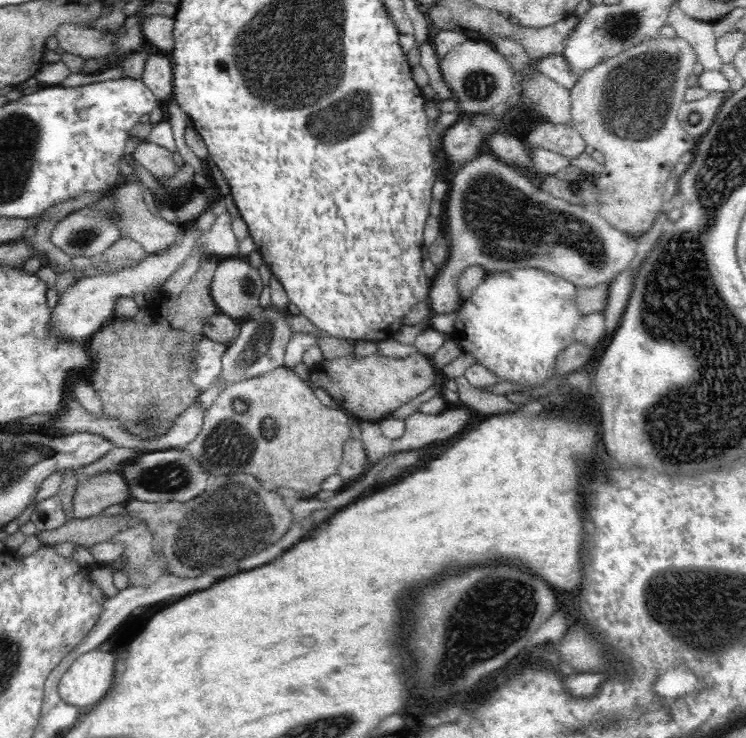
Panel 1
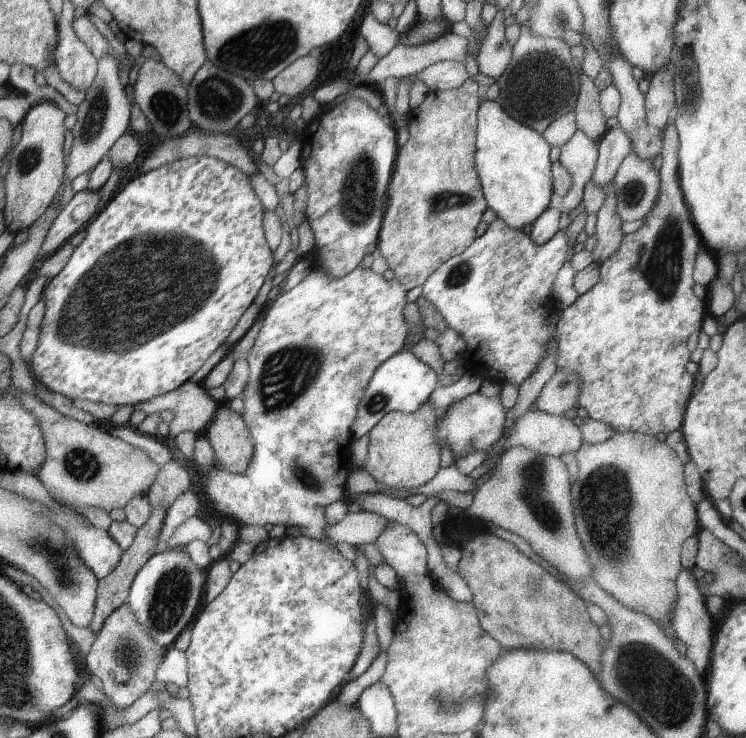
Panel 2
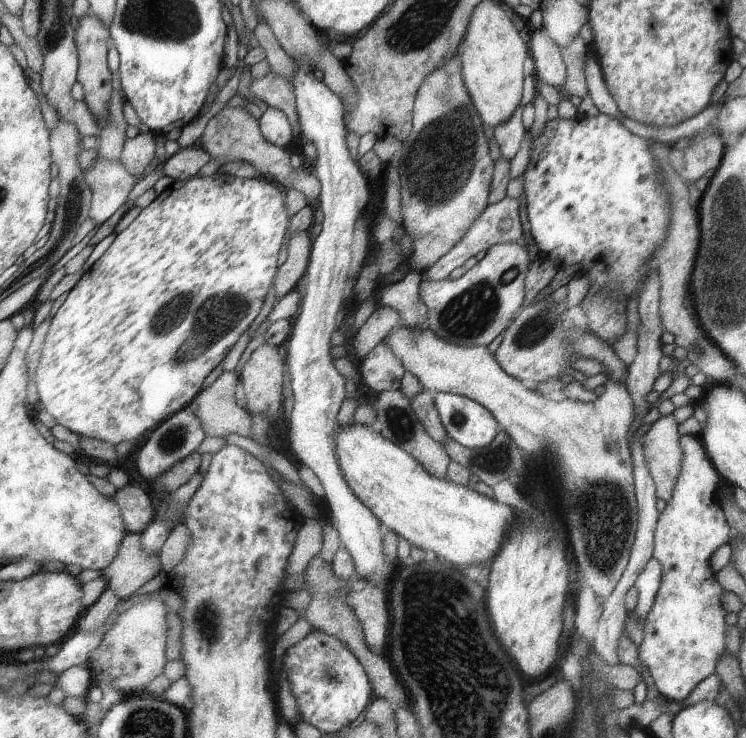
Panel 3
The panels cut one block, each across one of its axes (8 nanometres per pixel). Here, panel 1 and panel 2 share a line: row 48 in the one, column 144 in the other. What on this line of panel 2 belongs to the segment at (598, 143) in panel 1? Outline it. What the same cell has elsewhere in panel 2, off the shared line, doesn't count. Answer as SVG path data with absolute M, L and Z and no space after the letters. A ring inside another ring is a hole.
M125 603L109 616L101 632L96 634L91 650L85 658L86 668L89 674L102 680L103 689L111 702L122 709L148 690L154 681L155 669L166 651L166 648L161 648L161 645L146 633L129 608L129 603Z

